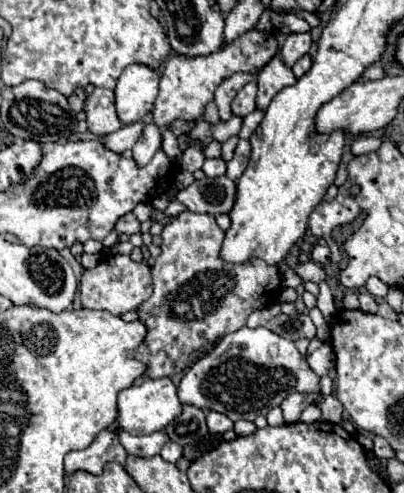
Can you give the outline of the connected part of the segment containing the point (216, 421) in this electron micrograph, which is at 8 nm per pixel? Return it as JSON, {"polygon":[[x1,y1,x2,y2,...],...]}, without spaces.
{"polygon":[[208,412,206,414,206,422,208,422,208,430,214,434,224,434,226,430,232,430,232,420,220,412]]}

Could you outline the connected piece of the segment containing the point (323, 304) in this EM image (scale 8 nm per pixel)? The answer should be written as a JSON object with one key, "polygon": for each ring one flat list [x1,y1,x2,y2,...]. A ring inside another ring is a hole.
{"polygon":[[320,284,320,294,318,294,318,304,316,308,322,312,324,320,330,322,336,314,336,308,334,308,334,300,332,300,332,292,328,288,328,284]]}

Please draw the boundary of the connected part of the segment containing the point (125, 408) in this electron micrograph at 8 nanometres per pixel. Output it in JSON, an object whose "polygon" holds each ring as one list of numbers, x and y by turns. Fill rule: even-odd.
{"polygon":[[146,378,140,386,130,386,118,394,118,424,130,434,152,434,164,430,172,420,180,416,182,404,176,394,176,386,170,378,150,380]]}

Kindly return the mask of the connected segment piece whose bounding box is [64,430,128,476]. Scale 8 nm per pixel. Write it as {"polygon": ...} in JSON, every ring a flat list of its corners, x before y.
{"polygon":[[102,430,88,448,66,454,64,472,68,476,72,472,78,472,78,470,84,470,84,472,90,472,90,474,102,474,104,464,108,464,108,462,124,464,126,456,128,454,126,454,124,446,120,444,118,434]]}

